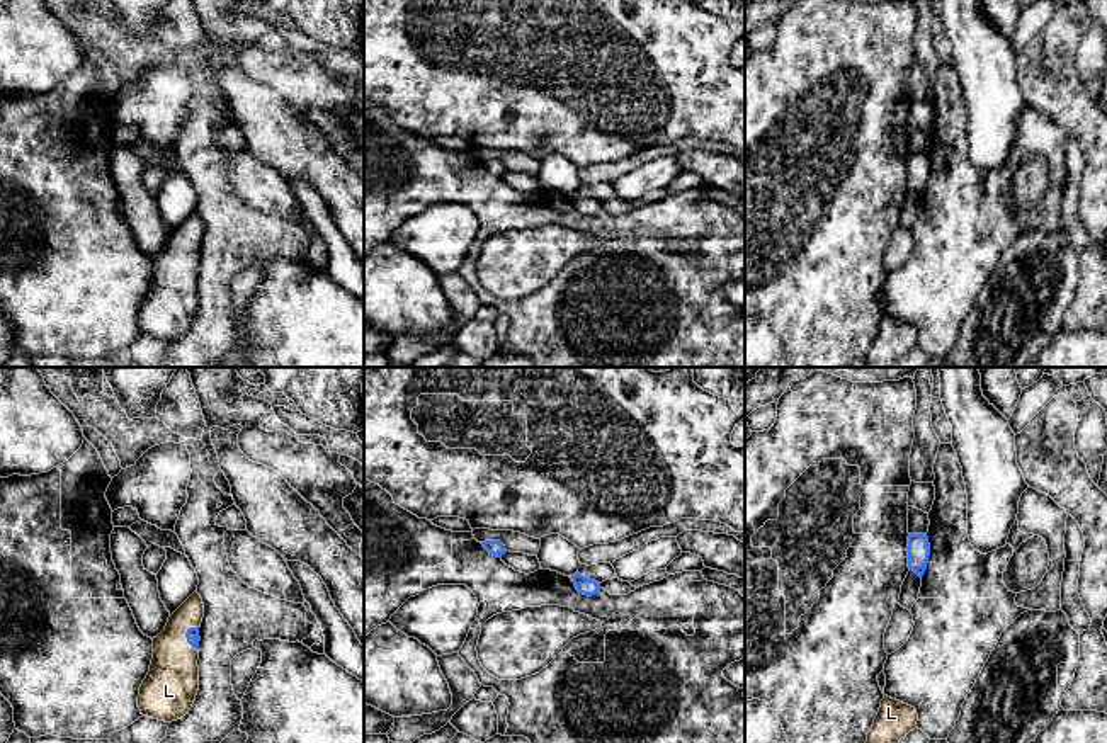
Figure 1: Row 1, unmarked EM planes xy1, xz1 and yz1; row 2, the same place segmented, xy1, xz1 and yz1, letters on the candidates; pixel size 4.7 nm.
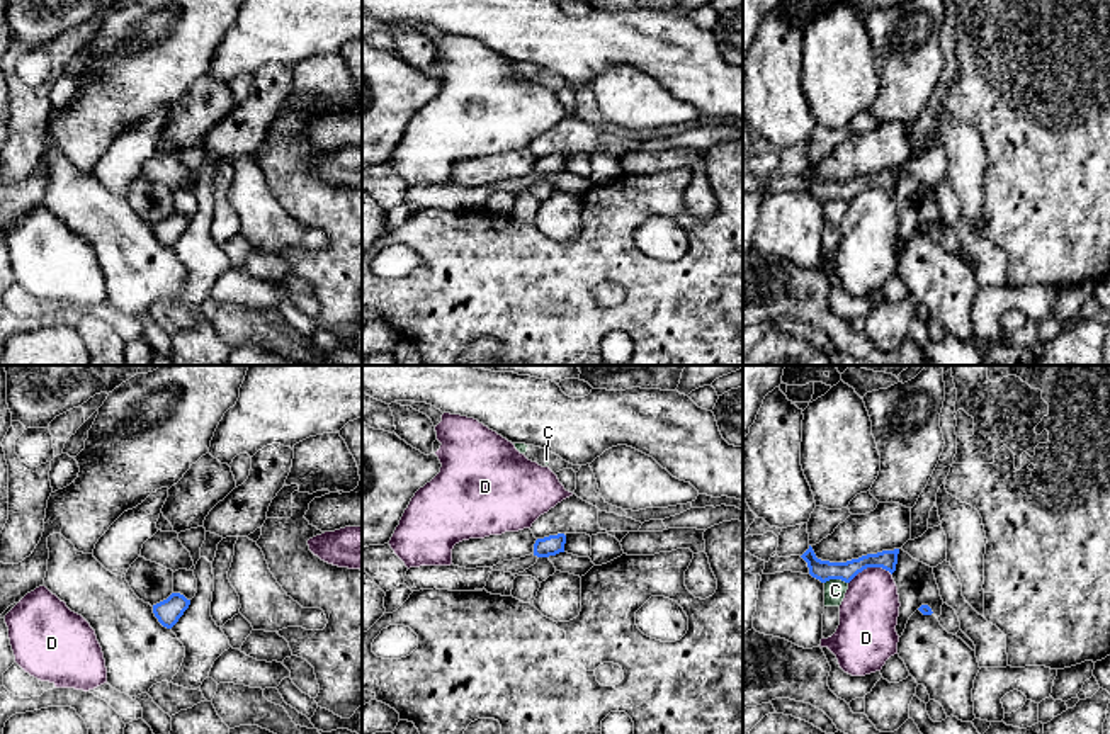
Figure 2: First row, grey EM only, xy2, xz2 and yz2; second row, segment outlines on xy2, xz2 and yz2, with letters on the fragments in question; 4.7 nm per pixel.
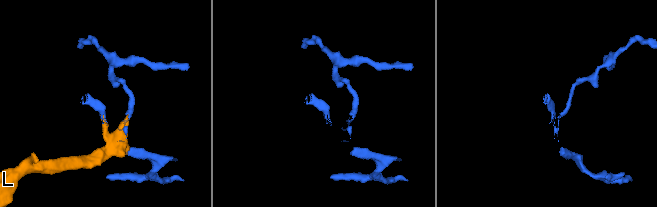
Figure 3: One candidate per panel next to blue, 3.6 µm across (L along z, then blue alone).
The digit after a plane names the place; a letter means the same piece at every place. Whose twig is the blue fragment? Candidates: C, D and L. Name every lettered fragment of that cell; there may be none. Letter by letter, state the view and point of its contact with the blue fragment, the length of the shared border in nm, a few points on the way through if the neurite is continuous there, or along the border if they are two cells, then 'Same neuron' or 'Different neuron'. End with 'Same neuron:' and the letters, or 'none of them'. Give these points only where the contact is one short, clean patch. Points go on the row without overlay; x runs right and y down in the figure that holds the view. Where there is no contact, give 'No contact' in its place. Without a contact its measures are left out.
C: Touches blue at yz2 (835, 197). Shared border 110 nm. Boundary: yz2 (847, 201), (828, 199), (825, 203). Different neuron
D: Touches blue at yz2 (869, 186). Shared border 220 nm. Boundary: yz2 (891, 192), (881, 187), (864, 187), (849, 203). Different neuron
L: Touches blue at xy1 (187, 259). Shared border 130 nm. Same neuron
Same neuron: L

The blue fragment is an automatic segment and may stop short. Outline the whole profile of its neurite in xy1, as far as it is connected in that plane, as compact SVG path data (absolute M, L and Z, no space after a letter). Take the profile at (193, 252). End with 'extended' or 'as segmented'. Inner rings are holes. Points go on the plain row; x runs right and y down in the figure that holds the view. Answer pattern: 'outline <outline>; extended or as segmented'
outline M194 211L153 257L150 291L139 306L138 326L143 335L172 342L184 337L199 309L199 247L204 223Z; extended

